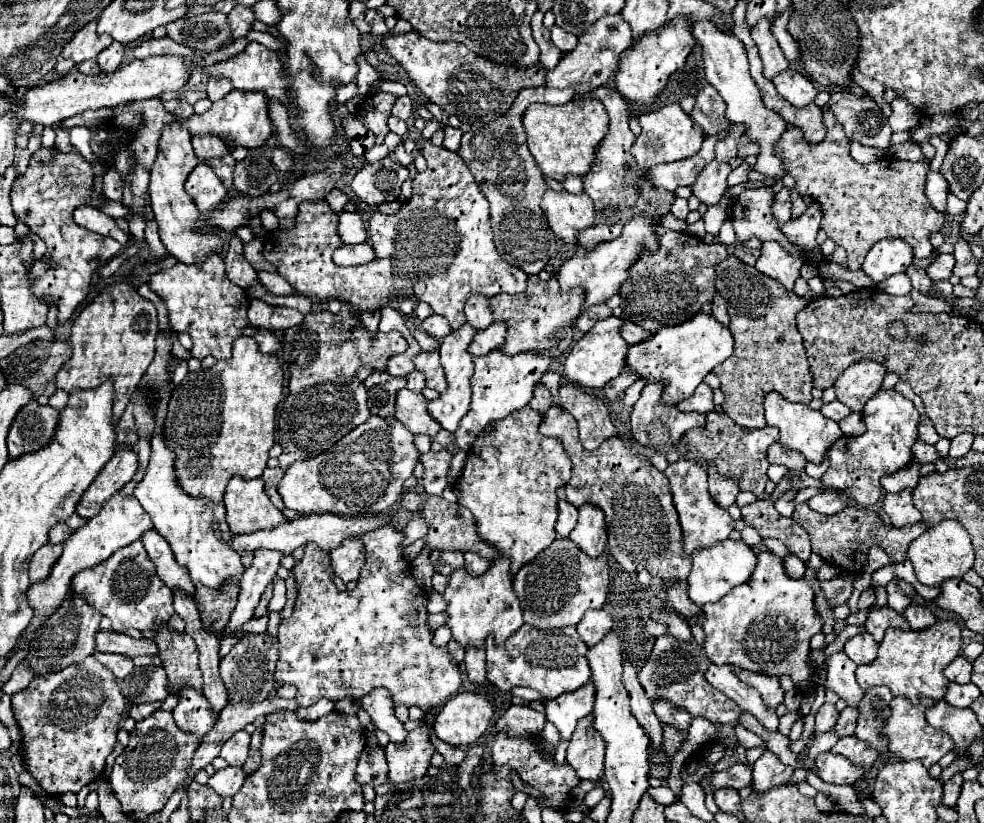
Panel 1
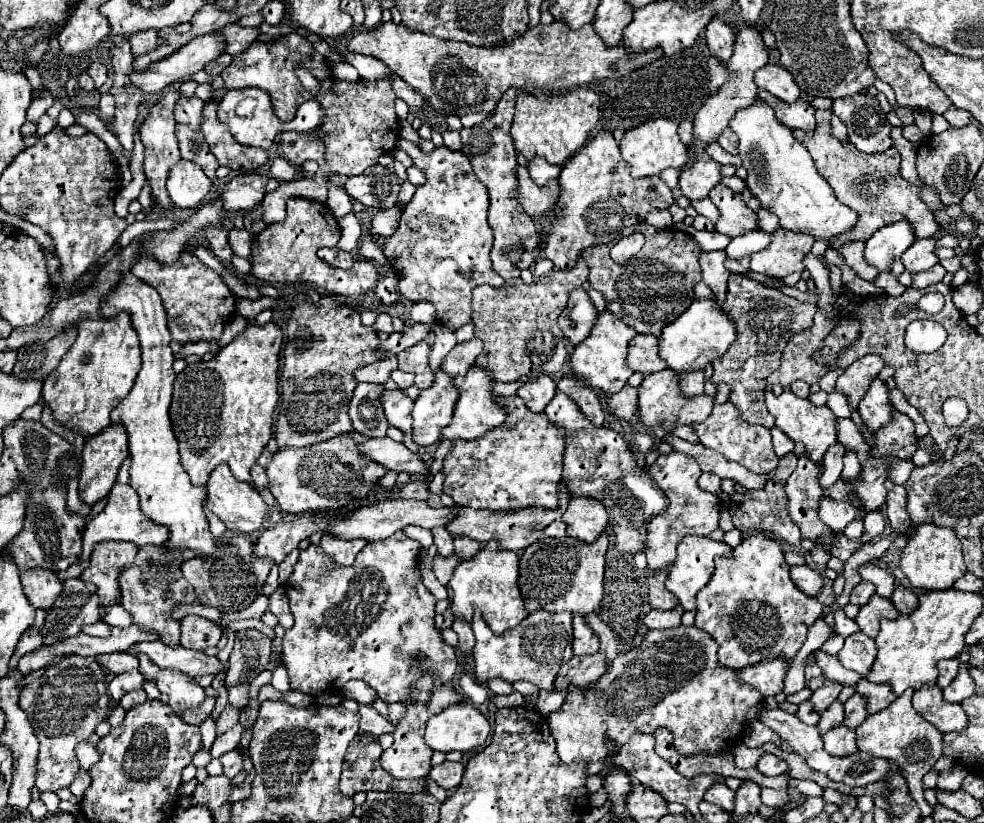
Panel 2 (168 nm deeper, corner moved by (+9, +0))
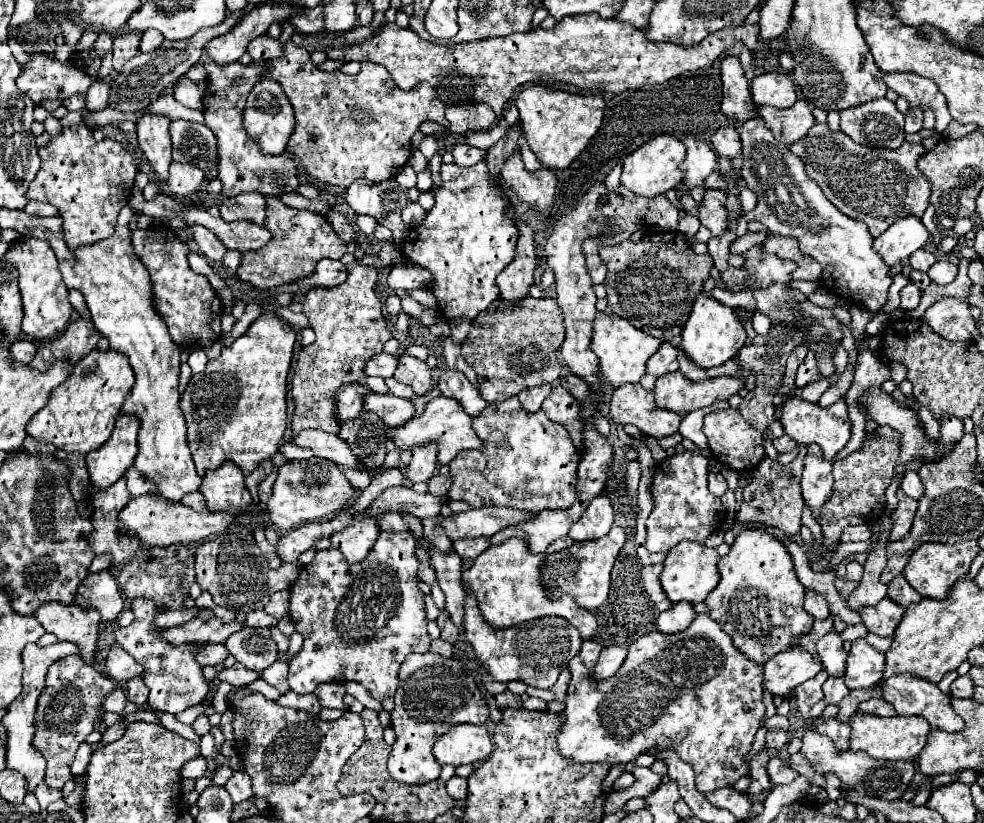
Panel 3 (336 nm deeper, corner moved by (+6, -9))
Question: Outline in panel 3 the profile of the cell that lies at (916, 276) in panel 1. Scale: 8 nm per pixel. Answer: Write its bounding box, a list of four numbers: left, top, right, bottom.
[909,248,935,272]

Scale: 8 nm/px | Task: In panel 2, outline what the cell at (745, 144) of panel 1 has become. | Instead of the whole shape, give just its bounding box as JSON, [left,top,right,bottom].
[718,129,736,155]

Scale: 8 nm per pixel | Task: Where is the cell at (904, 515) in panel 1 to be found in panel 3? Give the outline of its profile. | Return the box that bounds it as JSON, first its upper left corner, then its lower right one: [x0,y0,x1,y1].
[891,490,917,542]

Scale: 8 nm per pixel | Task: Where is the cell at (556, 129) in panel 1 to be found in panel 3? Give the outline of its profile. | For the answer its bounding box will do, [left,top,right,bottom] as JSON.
[515,86,605,170]

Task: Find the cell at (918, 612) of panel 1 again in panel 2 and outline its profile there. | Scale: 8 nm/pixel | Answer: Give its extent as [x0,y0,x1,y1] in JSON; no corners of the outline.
[890,585,918,615]

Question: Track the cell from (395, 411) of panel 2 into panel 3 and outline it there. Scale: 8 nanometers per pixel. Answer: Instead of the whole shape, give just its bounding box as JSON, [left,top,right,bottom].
[365,394,413,428]

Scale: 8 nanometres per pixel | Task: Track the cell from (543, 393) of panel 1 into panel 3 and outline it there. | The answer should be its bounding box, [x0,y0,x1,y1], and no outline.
[517,384,551,412]

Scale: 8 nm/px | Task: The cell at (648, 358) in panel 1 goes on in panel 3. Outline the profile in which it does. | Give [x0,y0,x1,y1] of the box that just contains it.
[681,296,747,368]

